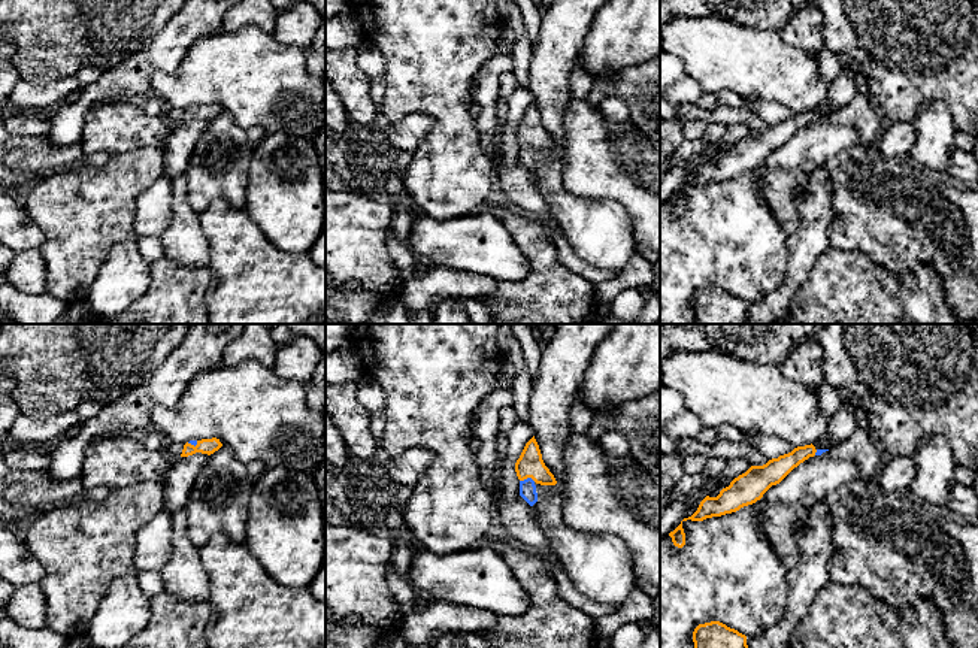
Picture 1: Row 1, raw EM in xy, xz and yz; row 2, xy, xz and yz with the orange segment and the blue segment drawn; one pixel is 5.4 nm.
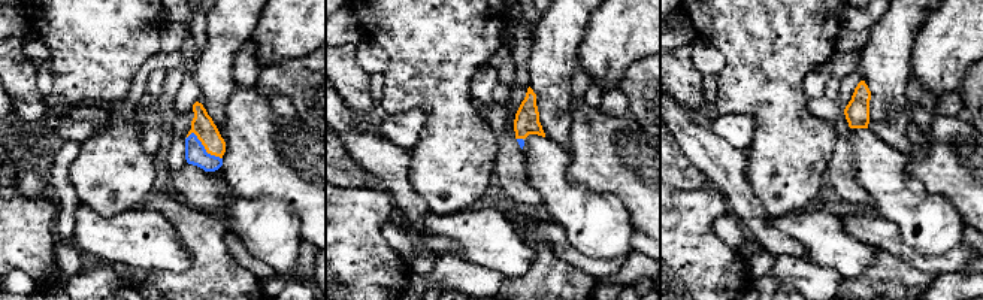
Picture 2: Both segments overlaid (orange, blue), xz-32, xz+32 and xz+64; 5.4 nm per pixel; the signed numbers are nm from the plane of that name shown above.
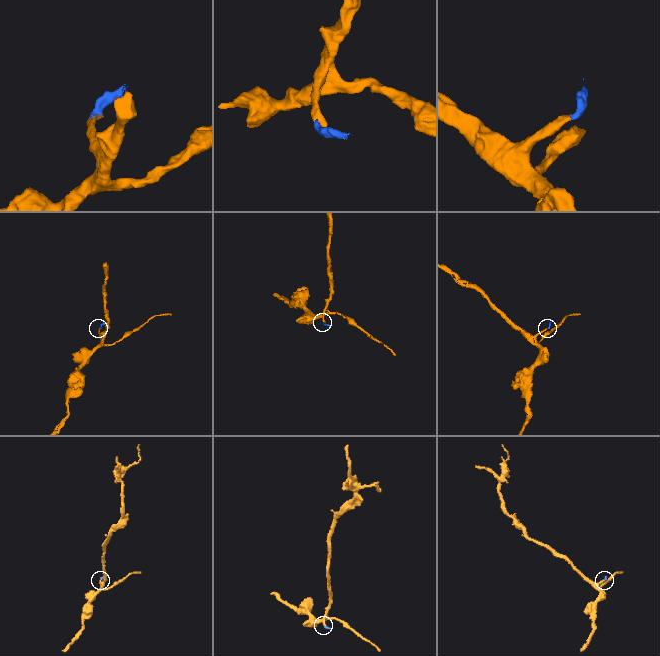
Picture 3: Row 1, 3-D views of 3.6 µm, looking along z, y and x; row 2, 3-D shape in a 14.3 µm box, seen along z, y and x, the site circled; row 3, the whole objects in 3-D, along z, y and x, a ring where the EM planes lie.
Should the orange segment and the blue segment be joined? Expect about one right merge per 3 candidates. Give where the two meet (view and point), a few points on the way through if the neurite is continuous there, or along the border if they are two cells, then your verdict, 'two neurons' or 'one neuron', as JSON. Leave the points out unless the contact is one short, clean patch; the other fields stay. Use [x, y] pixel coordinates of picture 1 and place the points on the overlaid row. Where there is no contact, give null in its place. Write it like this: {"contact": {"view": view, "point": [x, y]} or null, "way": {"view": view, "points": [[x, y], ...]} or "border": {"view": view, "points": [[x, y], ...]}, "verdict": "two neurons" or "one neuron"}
{"contact": {"view": "xz", "point": [527, 477]}, "way": {"view": "xz", "points": [[530, 465], [527, 477], [527, 490]]}, "verdict": "one neuron"}

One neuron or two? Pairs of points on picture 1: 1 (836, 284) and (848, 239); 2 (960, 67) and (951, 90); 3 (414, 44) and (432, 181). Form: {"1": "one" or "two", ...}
{"1": "two", "2": "one", "3": "one"}

